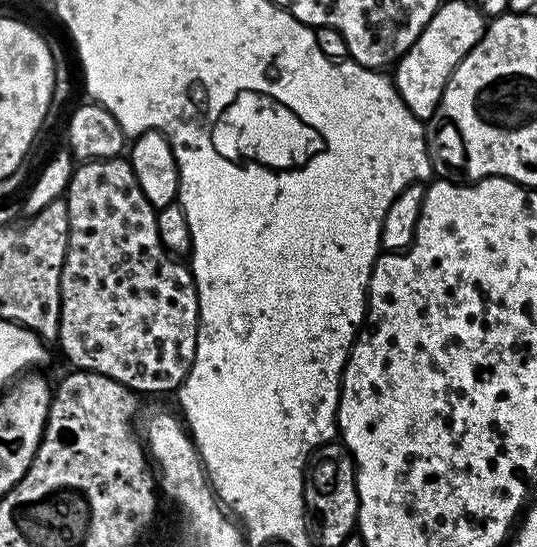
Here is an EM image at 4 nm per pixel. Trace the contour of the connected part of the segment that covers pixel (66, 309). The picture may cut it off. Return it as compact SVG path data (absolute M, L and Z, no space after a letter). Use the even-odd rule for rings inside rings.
M111 156L108 160L89 160L81 163L73 171L66 191L68 213L70 214L70 230L68 231L68 253L64 259L64 269L60 275L60 334L58 345L64 351L66 359L72 363L71 367L86 372L97 372L106 378L114 378L131 392L172 392L175 393L188 376L192 368L196 353L196 332L200 329L200 299L196 293L196 282L188 284L188 277L184 276L187 263L182 268L176 264L168 264L165 245L160 242L160 231L156 221L158 211L154 205L142 194L142 186L138 186L138 178L134 178L134 170L127 159Z

